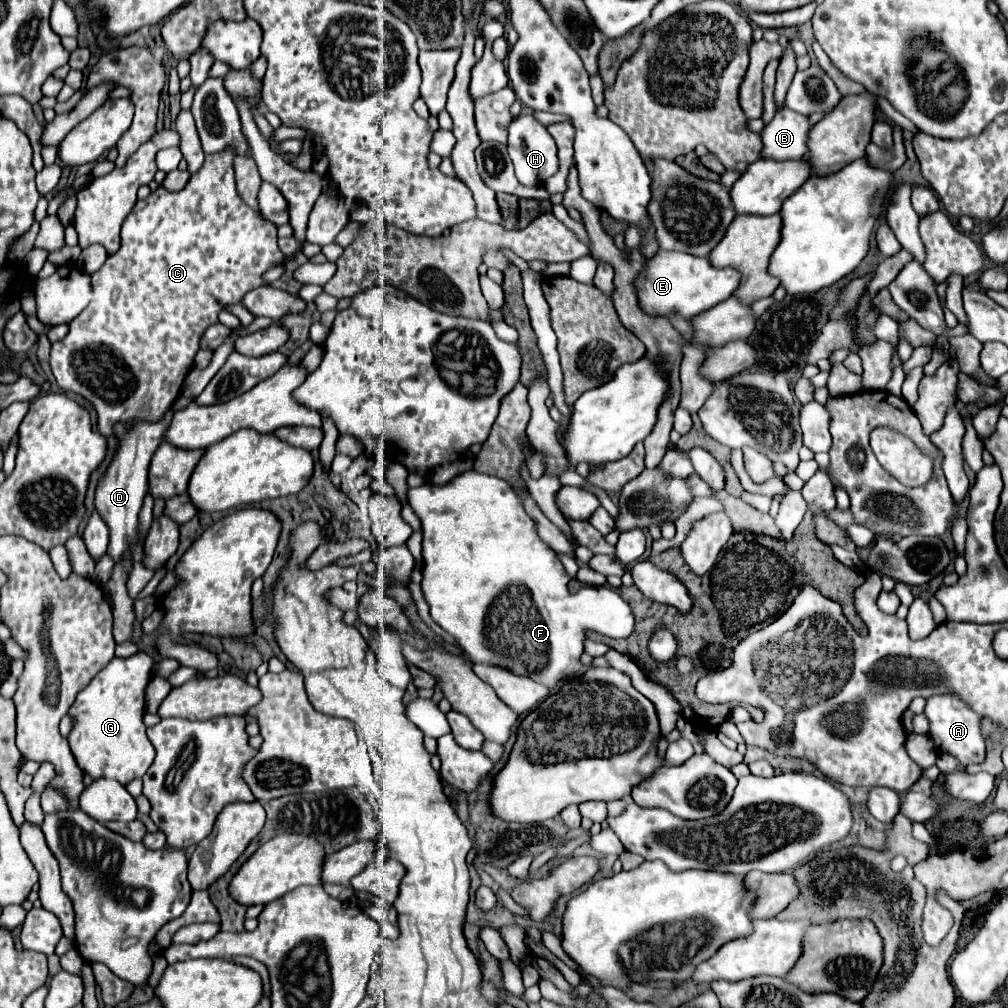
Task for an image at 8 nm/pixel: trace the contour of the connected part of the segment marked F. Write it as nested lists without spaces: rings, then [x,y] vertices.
[[[469,470],[443,486],[425,482],[409,488],[407,500],[423,524],[421,588],[429,602],[431,618],[457,640],[471,662],[503,666],[515,674],[531,676],[553,690],[561,680],[569,680],[579,672],[585,630],[595,630],[609,638],[627,638],[633,632],[629,604],[609,586],[583,586],[577,593],[569,594],[569,576],[563,564],[539,540],[535,522],[523,510],[509,482]]]

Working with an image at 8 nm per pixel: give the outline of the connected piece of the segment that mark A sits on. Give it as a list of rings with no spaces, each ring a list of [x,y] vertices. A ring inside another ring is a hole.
[[[931,696],[927,698],[925,716],[929,720],[929,736],[941,754],[949,754],[959,760],[961,766],[979,764],[985,760],[985,740],[981,736],[981,718],[957,696]]]

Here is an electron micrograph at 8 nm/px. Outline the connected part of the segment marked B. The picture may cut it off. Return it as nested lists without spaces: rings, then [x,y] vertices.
[[[783,108],[775,114],[775,118],[765,124],[761,132],[763,152],[761,158],[771,160],[799,160],[807,152],[807,132],[809,132],[807,116],[791,112]]]

